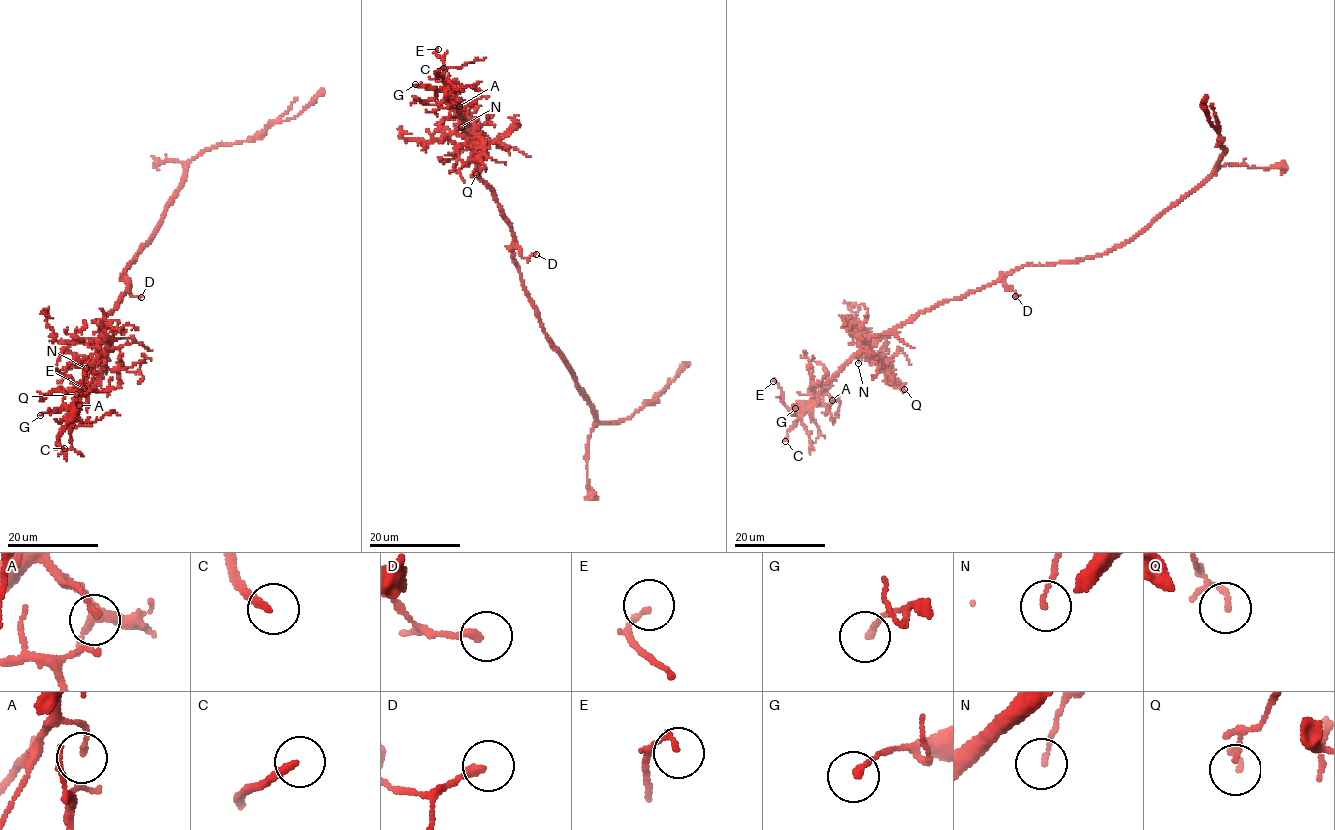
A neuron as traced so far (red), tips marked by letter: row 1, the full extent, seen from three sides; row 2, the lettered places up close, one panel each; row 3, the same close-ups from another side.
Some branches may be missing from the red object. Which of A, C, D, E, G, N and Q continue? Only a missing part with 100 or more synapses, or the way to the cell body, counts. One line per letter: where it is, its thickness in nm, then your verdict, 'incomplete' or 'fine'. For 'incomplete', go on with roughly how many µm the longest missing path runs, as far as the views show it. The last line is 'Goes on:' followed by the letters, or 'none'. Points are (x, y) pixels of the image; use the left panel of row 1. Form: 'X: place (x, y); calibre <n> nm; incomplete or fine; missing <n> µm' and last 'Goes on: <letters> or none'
A: place (79, 405); calibre 90 nm; fine
C: place (64, 448); calibre 240 nm; incomplete; missing 20 µm
D: place (141, 297); calibre 240 nm; fine
E: place (84, 388); calibre 150 nm; fine
G: place (40, 415); calibre 170 nm; fine
N: place (86, 368); calibre 130 nm; fine
Q: place (76, 394); calibre 150 nm; fine
Goes on: C

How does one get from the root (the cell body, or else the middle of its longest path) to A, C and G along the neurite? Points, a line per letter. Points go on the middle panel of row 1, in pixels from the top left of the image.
A: (524, 285), (513, 257), (515, 241), (509, 223), (479, 174), (472, 131), (452, 101), (459, 106)
C: (524, 285), (513, 257), (515, 241), (508, 219), (479, 174), (472, 131), (444, 78), (436, 72), (443, 68)
G: (524, 285), (513, 257), (515, 241), (508, 219), (479, 174), (472, 131), (445, 91), (415, 84)

